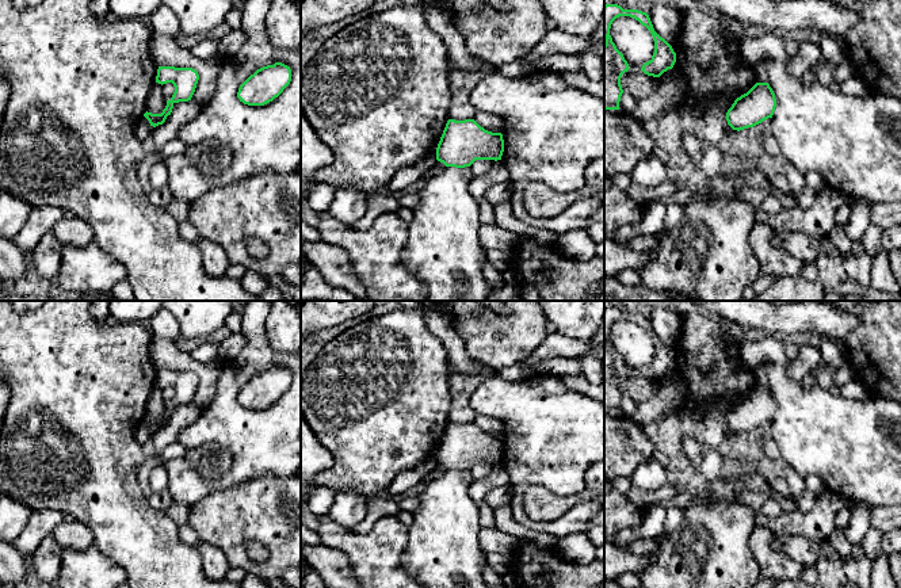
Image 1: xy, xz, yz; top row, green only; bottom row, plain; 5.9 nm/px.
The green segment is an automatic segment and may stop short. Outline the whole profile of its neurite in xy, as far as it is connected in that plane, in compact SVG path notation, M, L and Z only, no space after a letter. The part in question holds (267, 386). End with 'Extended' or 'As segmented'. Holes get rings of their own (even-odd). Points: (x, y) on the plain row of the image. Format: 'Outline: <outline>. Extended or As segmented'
Outline: M275 366L257 373L238 392L237 401L248 409L264 409L278 401L291 385L290 370Z. As segmented

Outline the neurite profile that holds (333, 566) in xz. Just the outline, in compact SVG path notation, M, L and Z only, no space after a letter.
M301 541L301 555L308 560L328 587L362 588L352 577L351 560L344 551L322 543L309 545Z

